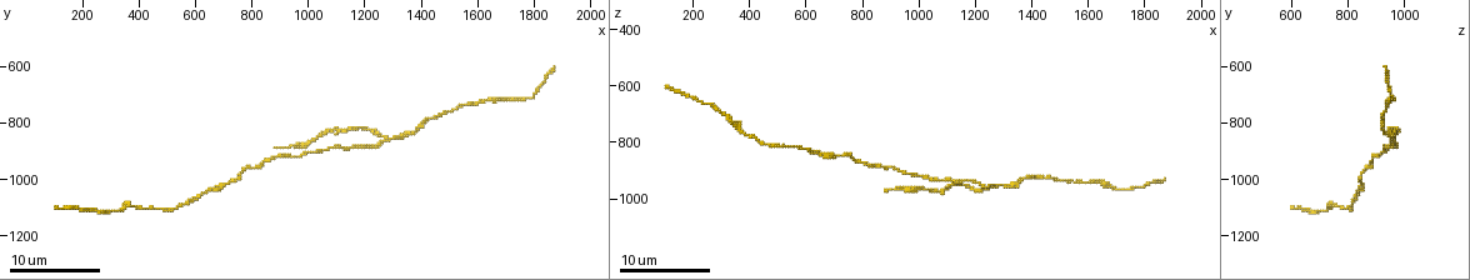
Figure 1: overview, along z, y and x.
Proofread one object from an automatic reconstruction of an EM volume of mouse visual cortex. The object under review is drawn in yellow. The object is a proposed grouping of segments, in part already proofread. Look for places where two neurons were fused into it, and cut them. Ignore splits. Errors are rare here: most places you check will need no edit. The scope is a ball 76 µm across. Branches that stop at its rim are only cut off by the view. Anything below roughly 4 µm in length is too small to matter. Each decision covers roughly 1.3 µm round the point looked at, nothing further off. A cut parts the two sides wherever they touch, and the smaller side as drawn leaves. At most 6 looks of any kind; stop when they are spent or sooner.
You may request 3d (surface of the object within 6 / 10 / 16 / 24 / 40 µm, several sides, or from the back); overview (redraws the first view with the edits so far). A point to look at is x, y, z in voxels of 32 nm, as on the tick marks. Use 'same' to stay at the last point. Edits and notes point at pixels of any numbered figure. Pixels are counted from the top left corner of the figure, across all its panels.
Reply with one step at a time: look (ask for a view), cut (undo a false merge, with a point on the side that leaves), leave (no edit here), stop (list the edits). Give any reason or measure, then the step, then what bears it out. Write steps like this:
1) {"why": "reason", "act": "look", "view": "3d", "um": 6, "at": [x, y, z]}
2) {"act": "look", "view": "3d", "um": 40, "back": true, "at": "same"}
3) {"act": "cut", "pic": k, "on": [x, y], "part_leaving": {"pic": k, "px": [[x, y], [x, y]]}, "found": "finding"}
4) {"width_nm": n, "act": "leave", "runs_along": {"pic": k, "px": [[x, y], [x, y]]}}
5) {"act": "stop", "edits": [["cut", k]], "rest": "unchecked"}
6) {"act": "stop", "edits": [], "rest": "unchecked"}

{"why": "calibre changes", "act": "look", "view": "3d", "um": 6, "at": [1620, 720, 950]}

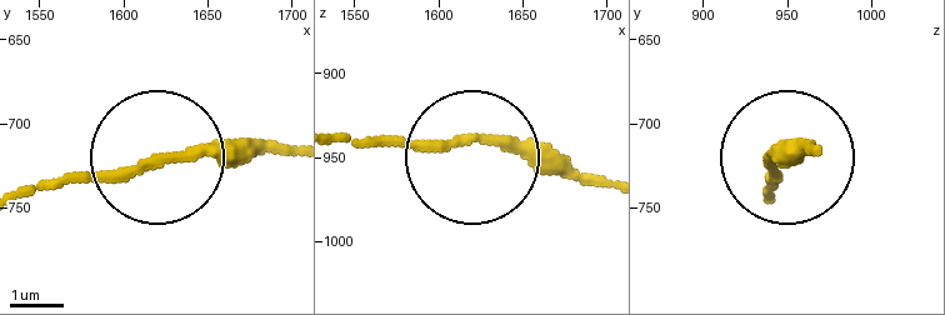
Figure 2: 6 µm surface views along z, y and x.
{"act": "leave", "runs_along": {"pic": 2, "px": [[29, 193], [110, 184], [178, 158], [285, 158]]}, "found": "all the same neuron"}

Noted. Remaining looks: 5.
{"why": "sudden change in width", "act": "look", "view": "3d", "um": 10, "at": [640, 1040, 850]}

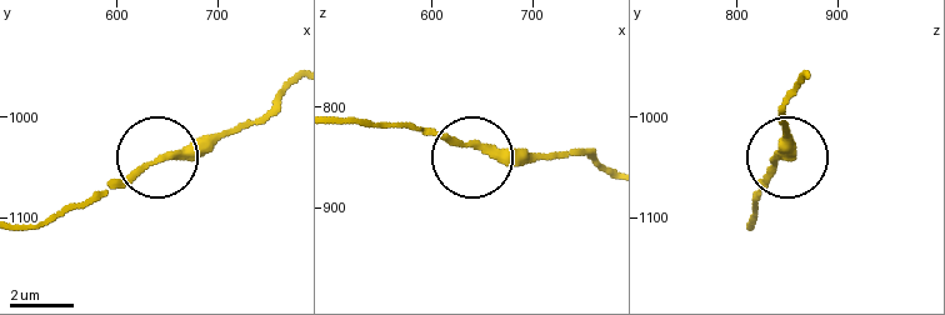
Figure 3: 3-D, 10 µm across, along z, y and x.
{"act": "look", "view": "3d", "um": 10, "back": true, "at": [640, 1042, 840]}

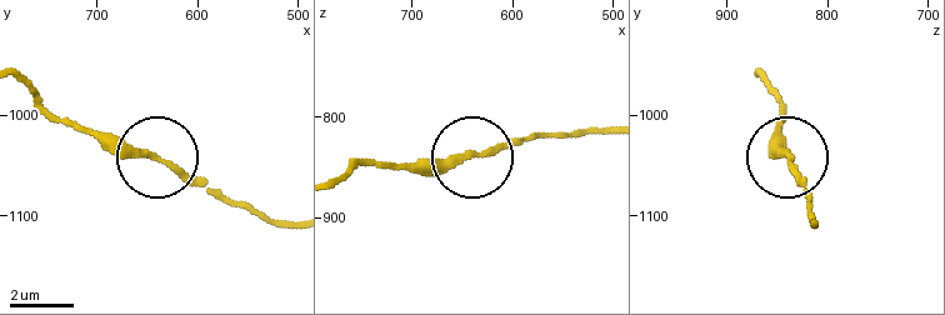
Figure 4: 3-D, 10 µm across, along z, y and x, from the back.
{"act": "leave", "runs_along": {"pic": 4, "px": [[758, 78], [776, 99], [779, 136], [809, 200]]}, "found": "all the same neuron"}

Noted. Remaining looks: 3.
{"why": "sudden change in width", "act": "look", "view": "3d", "um": 16, "at": [320, 1110, 720]}

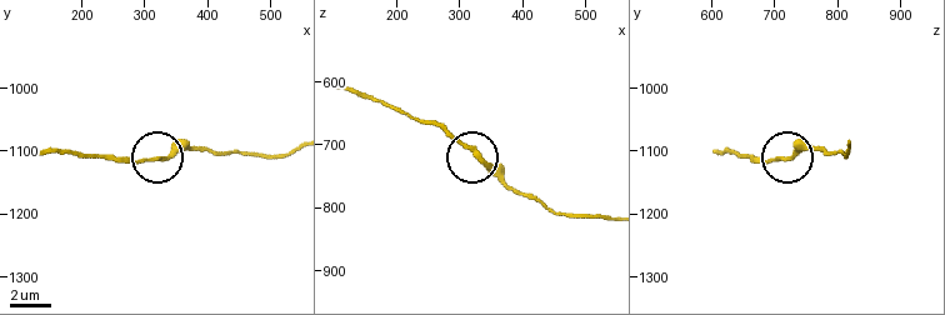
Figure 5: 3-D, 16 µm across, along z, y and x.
{"width_nm": 220, "act": "leave", "runs_along": {"pic": 5, "px": [[608, 218], [553, 213], [508, 189], [439, 124]]}, "found": "all the same neuron"}

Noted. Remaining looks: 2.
{"act": "stop", "edits": [], "rest": "unchecked"}

